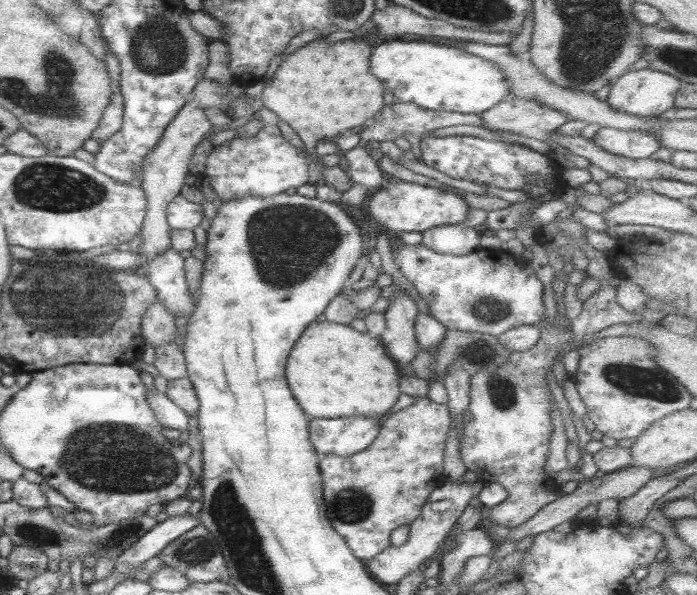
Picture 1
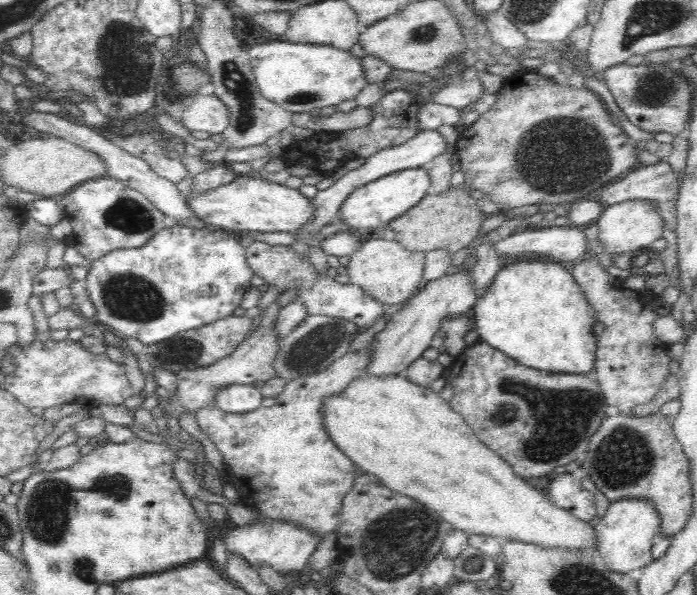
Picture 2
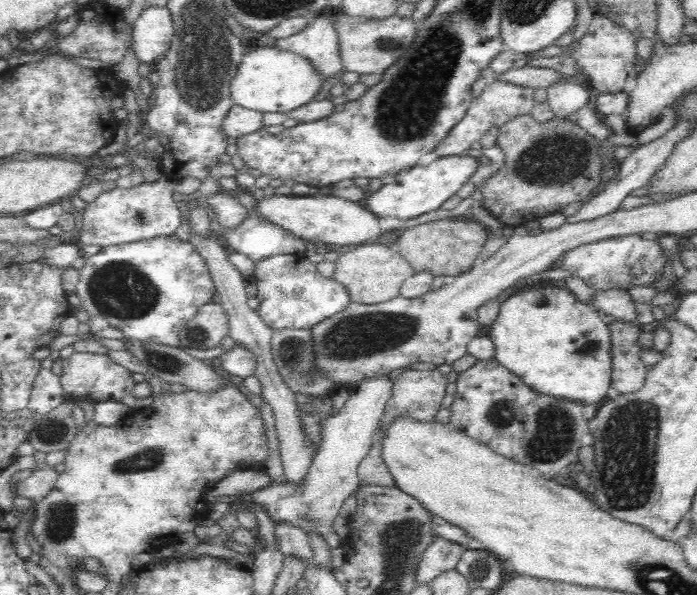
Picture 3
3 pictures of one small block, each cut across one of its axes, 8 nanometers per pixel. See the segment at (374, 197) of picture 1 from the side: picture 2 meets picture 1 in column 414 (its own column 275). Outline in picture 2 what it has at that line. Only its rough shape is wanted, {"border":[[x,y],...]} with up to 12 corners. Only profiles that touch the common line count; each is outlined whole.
{"border":[[254,173],[188,194],[211,229],[297,233],[314,199]]}

